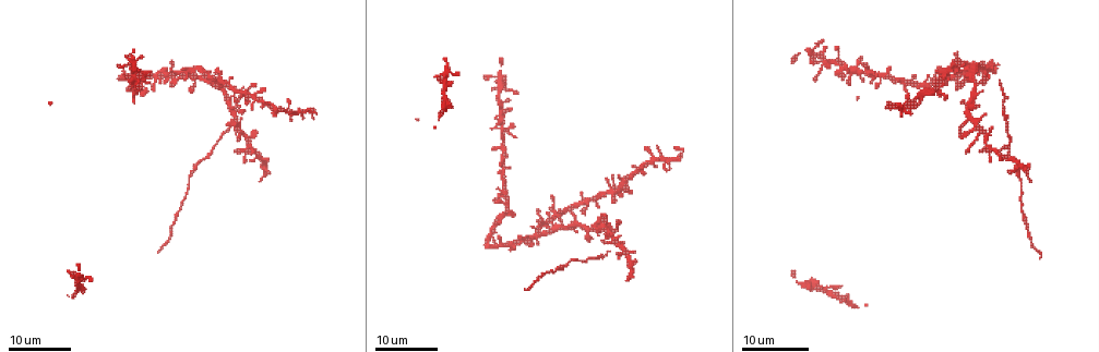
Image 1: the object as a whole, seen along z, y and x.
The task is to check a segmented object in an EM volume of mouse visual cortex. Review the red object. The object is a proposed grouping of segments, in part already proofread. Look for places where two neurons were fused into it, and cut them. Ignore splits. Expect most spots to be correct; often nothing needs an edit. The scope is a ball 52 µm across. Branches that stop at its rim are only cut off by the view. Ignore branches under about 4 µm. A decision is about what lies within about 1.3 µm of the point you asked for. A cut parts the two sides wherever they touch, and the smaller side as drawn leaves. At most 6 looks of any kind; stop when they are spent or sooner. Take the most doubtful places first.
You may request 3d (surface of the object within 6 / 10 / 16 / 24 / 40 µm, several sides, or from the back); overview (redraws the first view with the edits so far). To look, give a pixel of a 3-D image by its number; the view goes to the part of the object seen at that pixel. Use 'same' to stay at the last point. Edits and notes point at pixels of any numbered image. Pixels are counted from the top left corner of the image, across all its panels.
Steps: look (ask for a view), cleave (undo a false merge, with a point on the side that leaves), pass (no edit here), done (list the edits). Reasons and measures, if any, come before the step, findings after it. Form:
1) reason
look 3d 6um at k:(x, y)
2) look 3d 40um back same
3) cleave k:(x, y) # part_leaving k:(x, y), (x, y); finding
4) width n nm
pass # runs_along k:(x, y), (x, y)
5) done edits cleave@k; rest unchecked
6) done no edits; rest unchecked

three arms meet
look 3d 24um at 1:(979, 120)

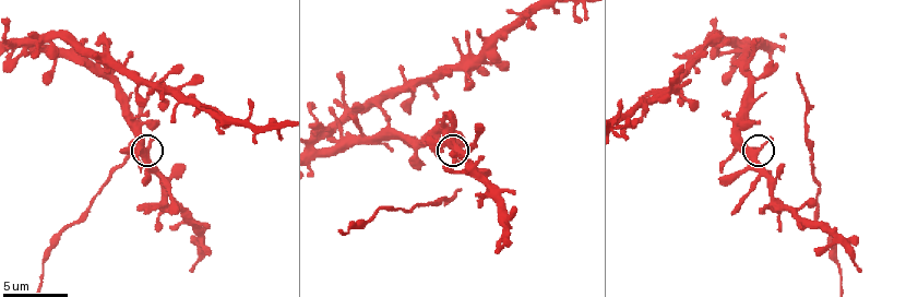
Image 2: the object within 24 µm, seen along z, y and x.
look 3d 6um at 2:(755, 154)

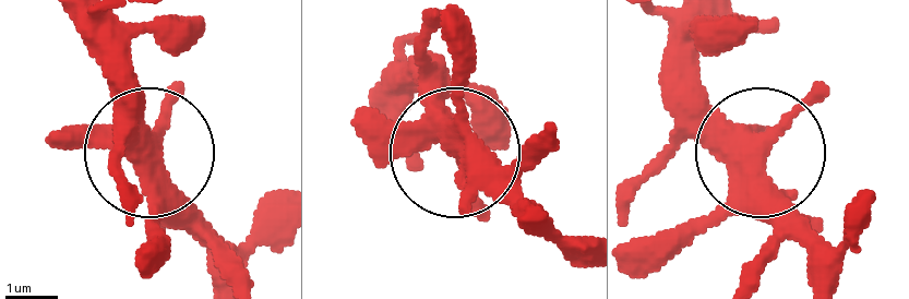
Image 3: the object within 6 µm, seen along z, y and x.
pass # runs_along 3:(70, 20), (165, 176), (239, 250); one neuron here

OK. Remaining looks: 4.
two arms in line, one across
look 3d 10um at 2:(787, 206)

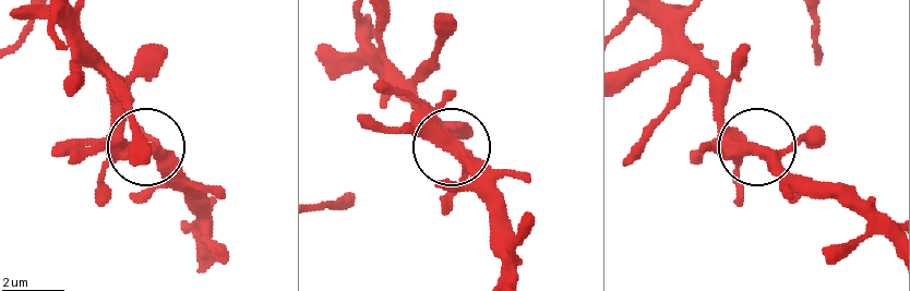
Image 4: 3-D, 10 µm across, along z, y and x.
arms 3
pass # one neuron here

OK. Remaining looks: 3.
thick turns thin
look 3d 6um at 2:(64, 231)

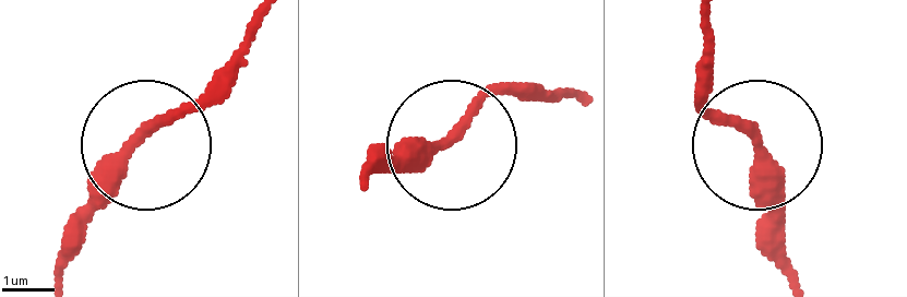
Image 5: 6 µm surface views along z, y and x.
look 3d 6um back at 5:(756, 139)

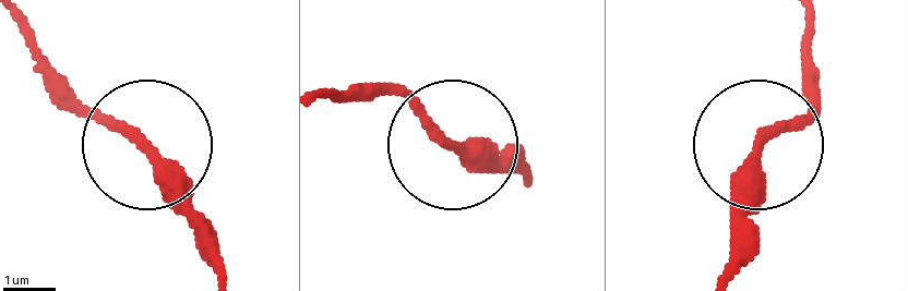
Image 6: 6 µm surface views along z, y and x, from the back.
width 270 nm
pass # one neuron here

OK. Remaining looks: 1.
done no edits; rest unchecked

